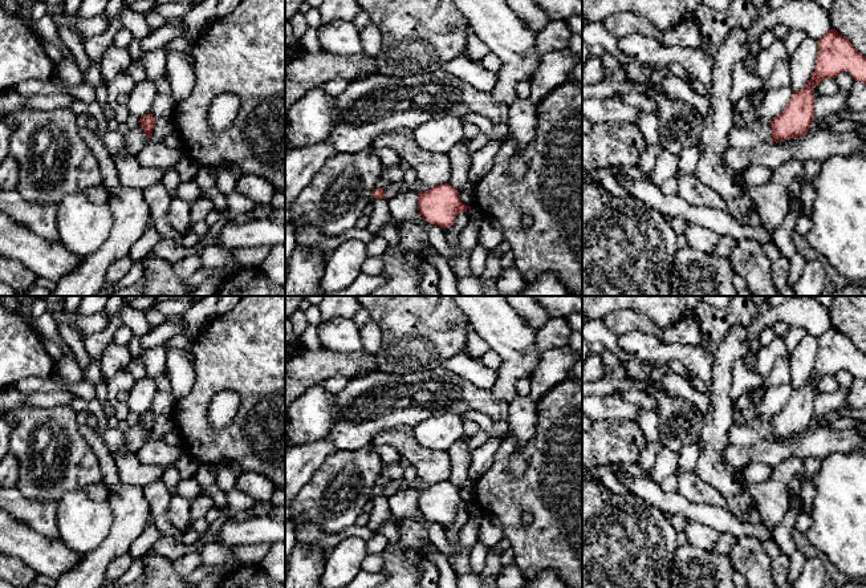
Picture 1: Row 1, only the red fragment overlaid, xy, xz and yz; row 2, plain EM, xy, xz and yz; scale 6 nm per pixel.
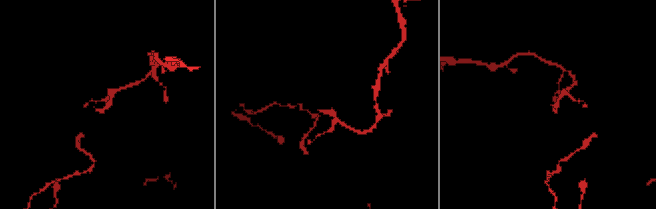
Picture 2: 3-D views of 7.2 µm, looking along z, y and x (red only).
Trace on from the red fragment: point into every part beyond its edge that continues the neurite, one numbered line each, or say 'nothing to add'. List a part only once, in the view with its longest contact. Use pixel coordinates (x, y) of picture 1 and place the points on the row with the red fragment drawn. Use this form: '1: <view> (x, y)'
nothing to add

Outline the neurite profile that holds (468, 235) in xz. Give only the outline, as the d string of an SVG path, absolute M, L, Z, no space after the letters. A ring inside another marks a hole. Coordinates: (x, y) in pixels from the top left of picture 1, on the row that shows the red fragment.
M476 203L469 204L465 214L468 216L468 224L459 232L459 244L463 254L469 257L479 238L479 227L476 222L485 215Z

